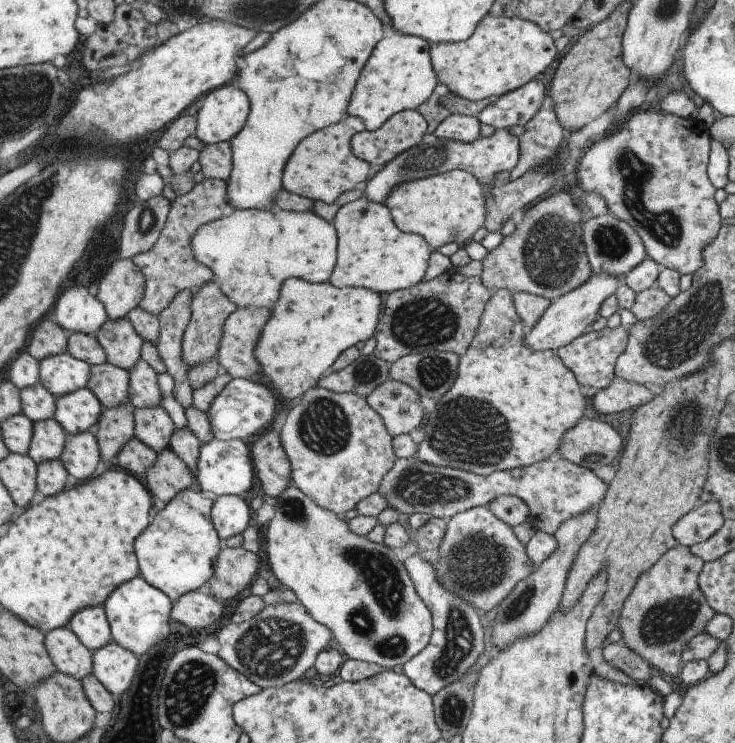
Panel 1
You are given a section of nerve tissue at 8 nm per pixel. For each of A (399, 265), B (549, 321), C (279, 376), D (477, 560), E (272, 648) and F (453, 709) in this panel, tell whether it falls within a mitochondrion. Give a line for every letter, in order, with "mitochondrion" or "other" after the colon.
A: other
B: other
C: other
D: mitochondrion
E: mitochondrion
F: mitochondrion

